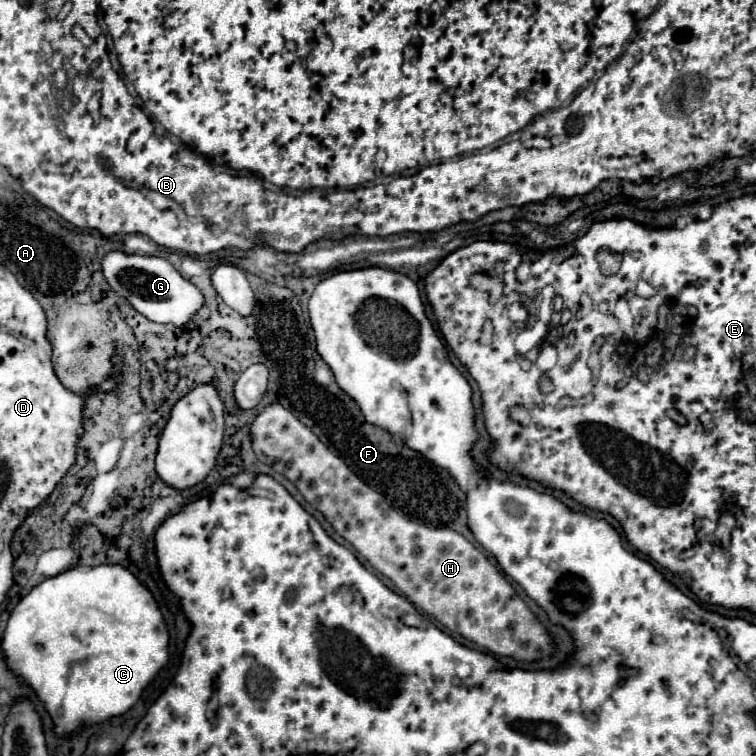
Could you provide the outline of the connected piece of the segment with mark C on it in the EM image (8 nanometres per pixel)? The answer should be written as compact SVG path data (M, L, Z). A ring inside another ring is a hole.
M99 565L93 569L67 569L33 587L13 609L3 651L11 669L29 683L53 717L55 733L65 735L81 725L101 723L129 711L141 691L167 663L167 627L151 593L121 565Z

